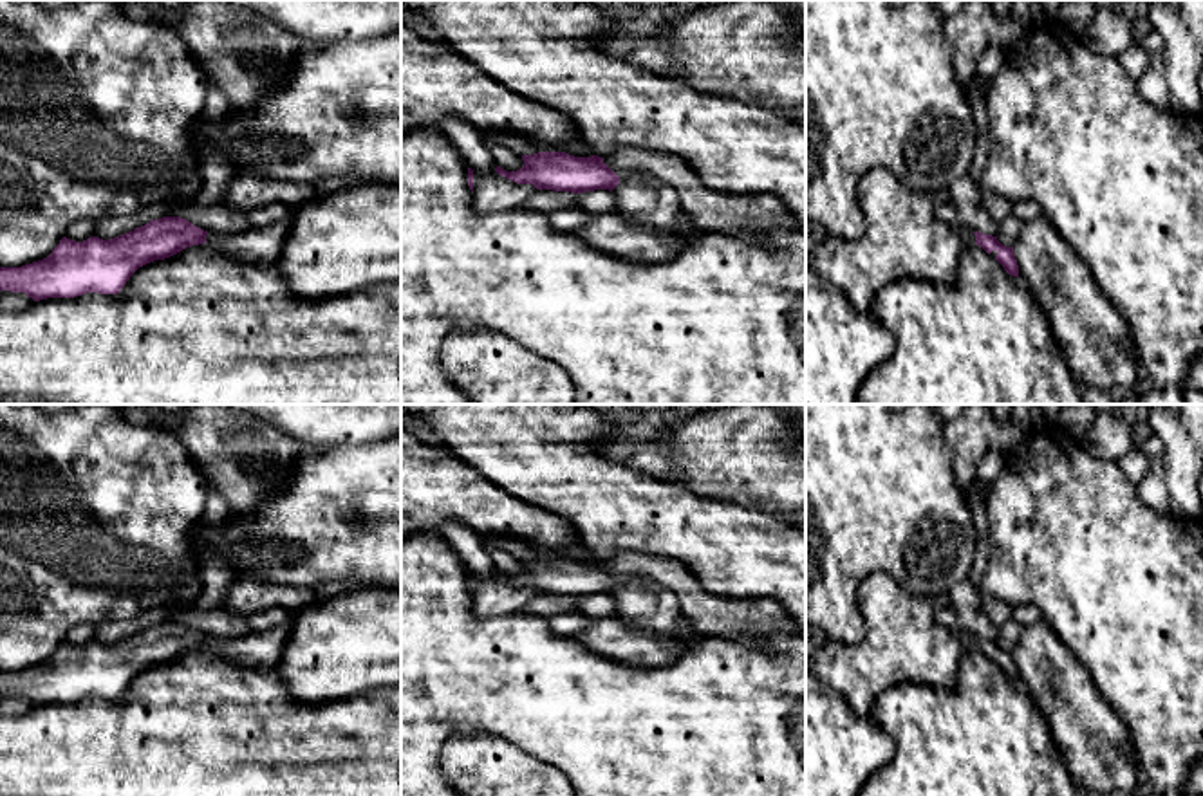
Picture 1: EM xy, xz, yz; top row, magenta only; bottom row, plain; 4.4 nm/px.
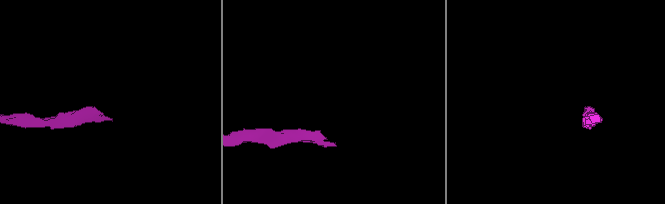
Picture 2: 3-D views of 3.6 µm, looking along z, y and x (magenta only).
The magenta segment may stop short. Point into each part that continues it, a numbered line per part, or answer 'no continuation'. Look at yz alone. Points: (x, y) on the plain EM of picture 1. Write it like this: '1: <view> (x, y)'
1: yz (967, 639)

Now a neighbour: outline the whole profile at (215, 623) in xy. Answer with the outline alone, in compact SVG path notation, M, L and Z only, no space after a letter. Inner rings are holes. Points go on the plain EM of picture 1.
M197 606L191 608L184 623L211 637L237 637L251 632L244 617L222 610L199 610Z

